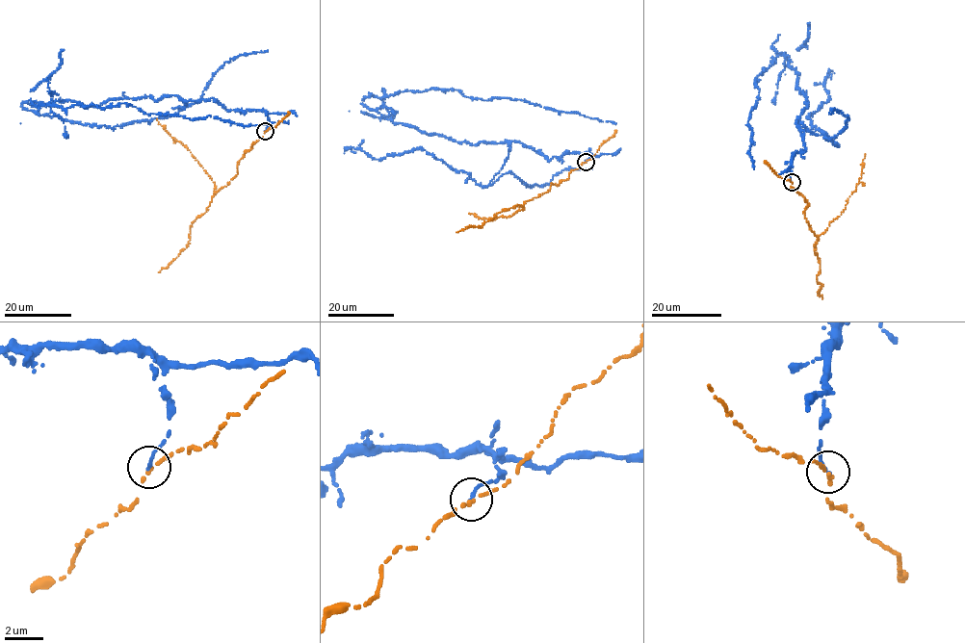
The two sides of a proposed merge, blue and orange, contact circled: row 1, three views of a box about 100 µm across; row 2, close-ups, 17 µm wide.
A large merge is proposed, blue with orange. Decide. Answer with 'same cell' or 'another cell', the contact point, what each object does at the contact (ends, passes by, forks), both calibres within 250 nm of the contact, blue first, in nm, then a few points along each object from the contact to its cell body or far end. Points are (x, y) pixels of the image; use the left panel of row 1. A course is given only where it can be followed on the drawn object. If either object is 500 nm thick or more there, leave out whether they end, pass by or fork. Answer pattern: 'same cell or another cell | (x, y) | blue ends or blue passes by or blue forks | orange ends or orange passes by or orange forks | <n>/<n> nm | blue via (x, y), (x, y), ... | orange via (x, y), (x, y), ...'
another cell | (265, 131) | blue ends | orange ends | 200/220 nm | blue via (265, 131), (265, 112), (228, 111), (211, 97), (86, 107), (30, 101), (289, 124) | orange via (266, 131), (238, 163), (236, 176), (217, 191), (207, 212), (198, 216), (191, 226), (189, 244), (159, 272)

